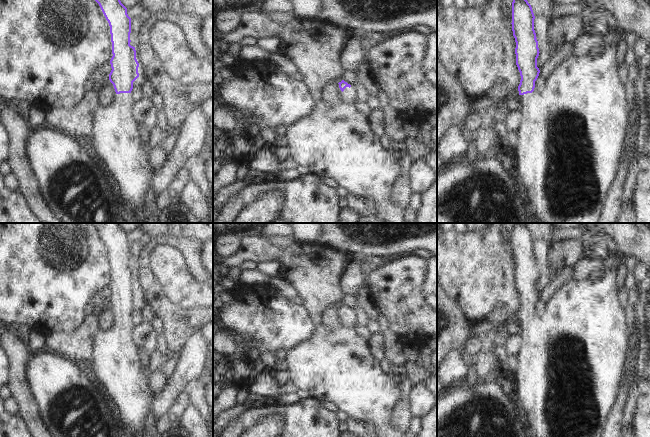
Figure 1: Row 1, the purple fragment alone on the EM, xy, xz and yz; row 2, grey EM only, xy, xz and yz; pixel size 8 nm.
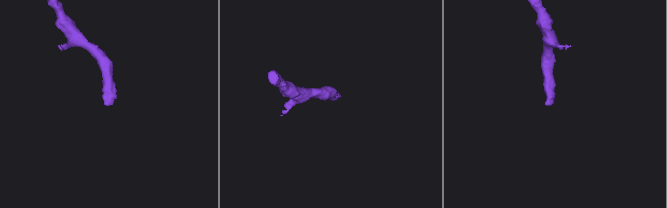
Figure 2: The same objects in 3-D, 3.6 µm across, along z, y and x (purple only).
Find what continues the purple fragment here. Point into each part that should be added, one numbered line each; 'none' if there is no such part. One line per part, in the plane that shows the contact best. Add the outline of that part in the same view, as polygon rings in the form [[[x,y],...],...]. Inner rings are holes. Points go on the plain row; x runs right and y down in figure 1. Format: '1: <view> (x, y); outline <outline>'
1: xy (117, 365); outline [[[120,317],[115,318],[115,324],[110,330],[101,329],[95,339],[92,366],[96,378],[117,409],[127,437],[148,437],[144,422],[156,396],[149,387],[150,372],[142,364],[134,339],[136,328],[131,317]]]

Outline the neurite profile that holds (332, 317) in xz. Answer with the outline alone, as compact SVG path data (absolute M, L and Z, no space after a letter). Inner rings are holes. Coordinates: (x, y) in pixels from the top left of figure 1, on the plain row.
M336 306L335 308L328 309L325 312L323 319L323 324L327 326L339 328L343 325L343 319L340 315L338 306Z

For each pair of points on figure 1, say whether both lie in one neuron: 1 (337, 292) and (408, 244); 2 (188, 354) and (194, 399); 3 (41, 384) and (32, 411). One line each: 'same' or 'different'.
1: different
2: different
3: different

